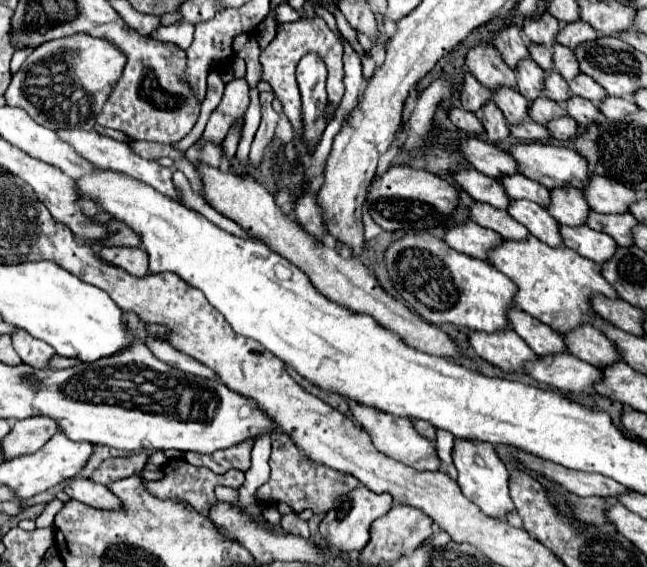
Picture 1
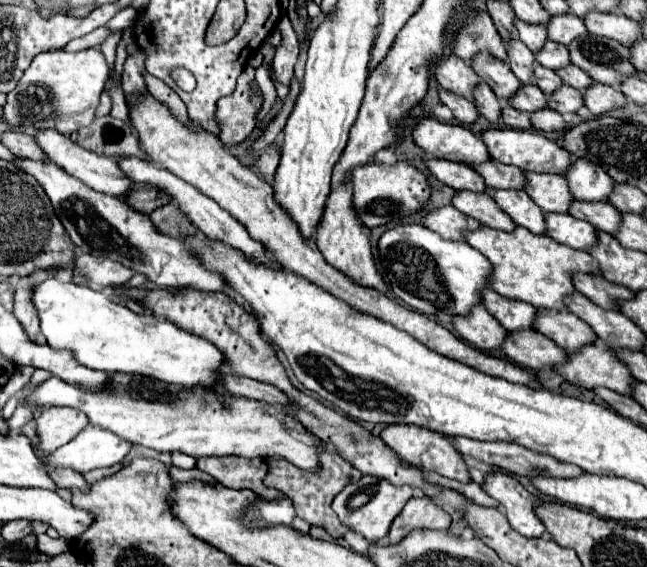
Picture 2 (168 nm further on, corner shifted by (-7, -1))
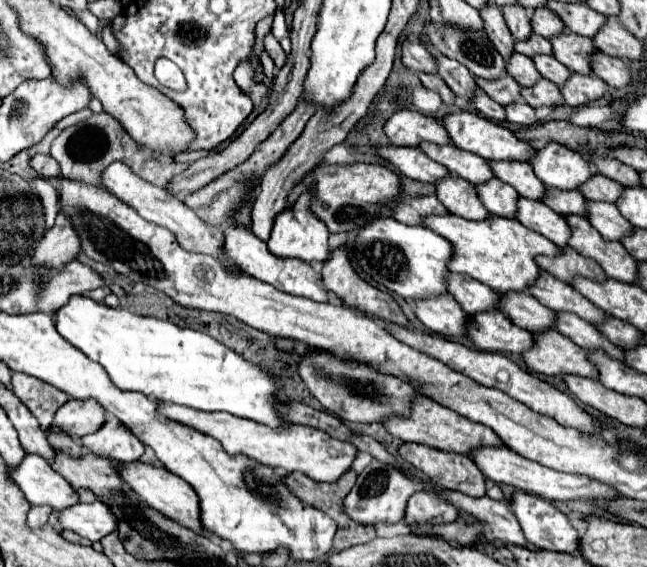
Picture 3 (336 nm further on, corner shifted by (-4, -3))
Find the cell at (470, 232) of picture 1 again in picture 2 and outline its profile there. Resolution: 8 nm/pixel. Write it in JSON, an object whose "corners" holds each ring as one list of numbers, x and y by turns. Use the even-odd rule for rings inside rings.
{"corners":[[448,205,448,207,440,207,434,211,428,211,422,217,422,225,428,227,430,231,436,231,438,235,442,235,444,239,456,239,456,241,464,241,462,231,464,229,474,229,480,223,464,213,460,213,456,207]]}

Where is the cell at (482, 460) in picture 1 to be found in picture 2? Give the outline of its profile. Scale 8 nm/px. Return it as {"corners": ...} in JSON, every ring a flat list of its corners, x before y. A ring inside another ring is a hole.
{"corners":[[490,475,486,477,484,491,500,501,500,511,508,517,512,527,530,539,538,539,546,533,544,523,536,515,536,507,540,505,540,499,528,493,514,477,508,475]]}

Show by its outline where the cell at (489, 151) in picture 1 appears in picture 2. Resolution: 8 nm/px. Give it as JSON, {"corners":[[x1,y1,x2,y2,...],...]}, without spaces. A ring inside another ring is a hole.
{"corners":[[422,119,414,125,412,139,424,153,438,159,458,163,480,163,490,159,482,139,462,125]]}

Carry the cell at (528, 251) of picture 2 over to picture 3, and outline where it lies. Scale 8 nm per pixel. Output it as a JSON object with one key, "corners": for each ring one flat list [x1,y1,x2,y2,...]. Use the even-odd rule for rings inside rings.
{"corners":[[443,215,427,217,425,225,453,243,455,255,449,263,449,271,469,275,501,295,509,291,527,291,535,283,535,279,539,279,541,267,537,265,535,257,561,255,557,245,533,233,531,229,525,229,525,225,521,225,517,219,503,219,491,215,485,221,469,221,457,215]]}

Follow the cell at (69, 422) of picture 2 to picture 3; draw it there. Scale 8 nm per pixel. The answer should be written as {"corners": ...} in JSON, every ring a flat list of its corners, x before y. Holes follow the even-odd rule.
{"corners":[[69,399,63,407,57,409,51,431,61,431,79,439,83,435,95,433,103,425,103,421,105,421,105,411,101,405,97,405,97,401]]}

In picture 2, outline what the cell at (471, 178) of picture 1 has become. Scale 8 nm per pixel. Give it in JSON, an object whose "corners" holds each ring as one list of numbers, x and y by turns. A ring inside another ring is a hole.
{"corners":[[424,159,426,169,442,183,446,183,448,187,462,191,462,189,470,189,470,191,486,191,484,181,480,179,480,175,476,175,468,165,464,163,456,163,456,161,444,161,444,159]]}

